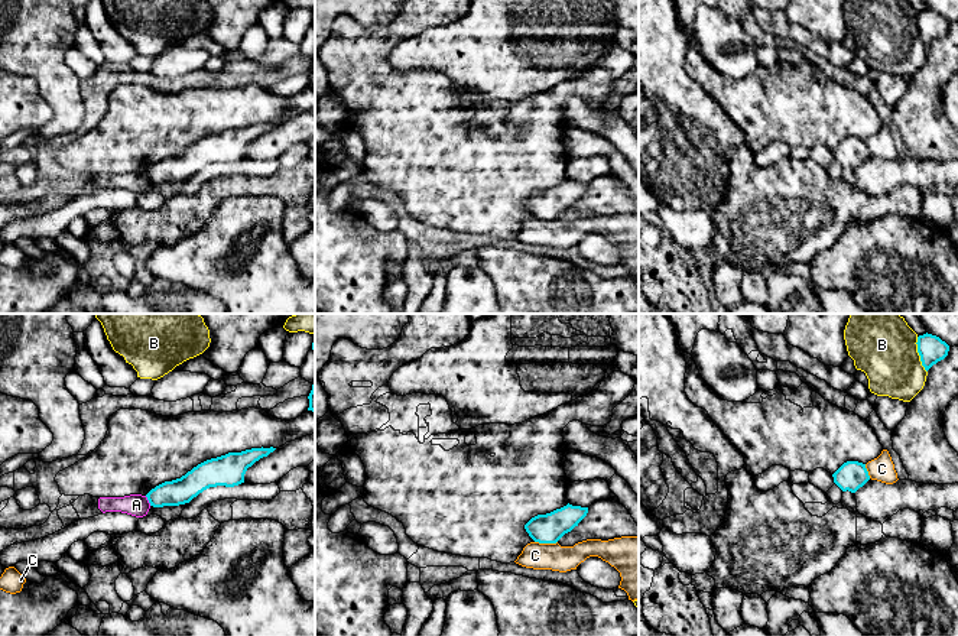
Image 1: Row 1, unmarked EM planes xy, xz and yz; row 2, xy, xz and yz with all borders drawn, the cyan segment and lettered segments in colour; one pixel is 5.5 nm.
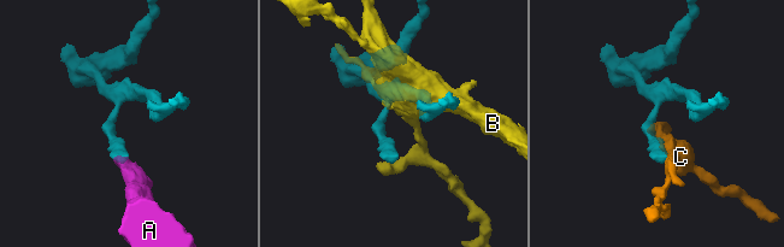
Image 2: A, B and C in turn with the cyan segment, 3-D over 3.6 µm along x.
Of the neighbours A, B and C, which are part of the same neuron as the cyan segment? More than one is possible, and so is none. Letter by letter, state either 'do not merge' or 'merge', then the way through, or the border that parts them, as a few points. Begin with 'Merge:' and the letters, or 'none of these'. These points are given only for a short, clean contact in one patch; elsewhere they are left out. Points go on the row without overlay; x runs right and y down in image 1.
Merge: none of these
A: do not merge; border along xy (145, 172), (150, 181)
B: do not merge
C: do not merge

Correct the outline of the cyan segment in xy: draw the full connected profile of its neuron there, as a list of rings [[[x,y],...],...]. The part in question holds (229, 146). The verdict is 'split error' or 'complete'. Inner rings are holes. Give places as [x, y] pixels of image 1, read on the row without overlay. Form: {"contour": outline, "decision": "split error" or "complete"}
{"contour": [[[273,123],[251,124],[207,136],[181,155],[156,162],[146,171],[146,173],[153,184],[179,182],[189,179],[194,173],[210,163],[238,162],[244,159],[247,145],[260,134],[267,133],[275,126],[276,124]]], "decision": "complete"}

